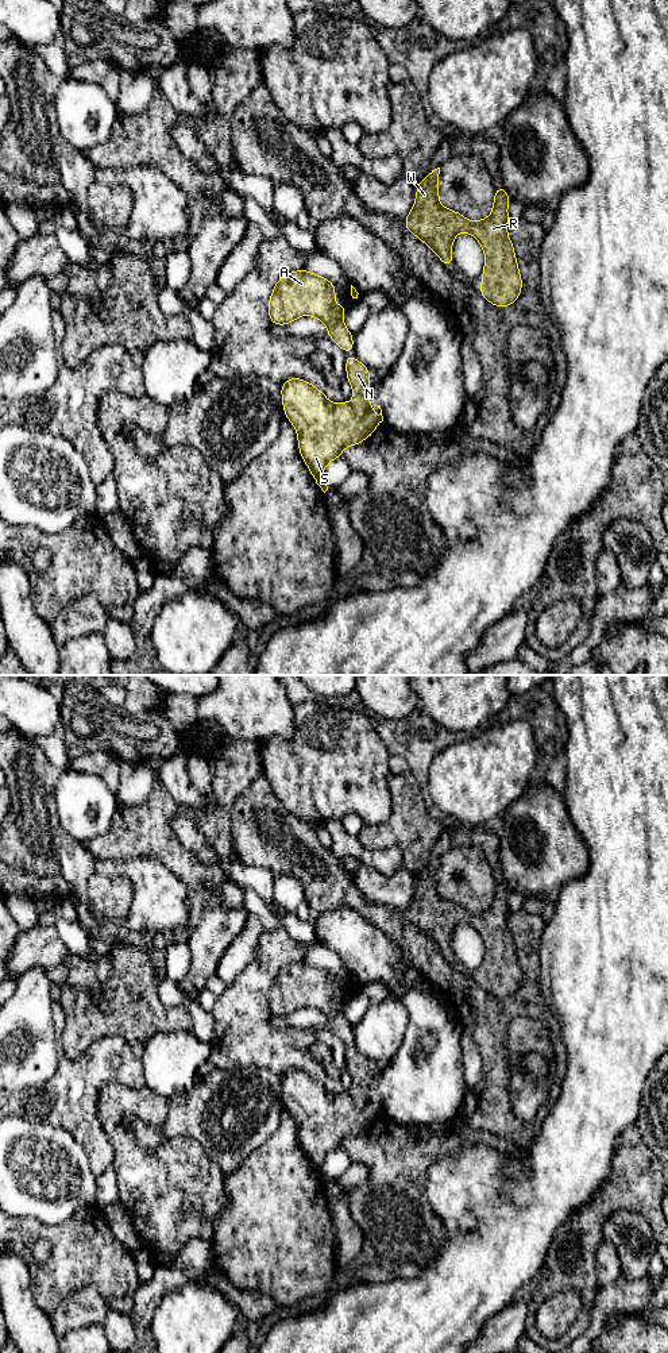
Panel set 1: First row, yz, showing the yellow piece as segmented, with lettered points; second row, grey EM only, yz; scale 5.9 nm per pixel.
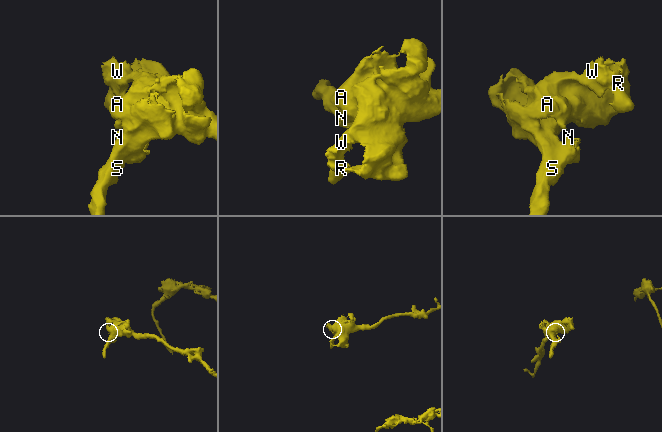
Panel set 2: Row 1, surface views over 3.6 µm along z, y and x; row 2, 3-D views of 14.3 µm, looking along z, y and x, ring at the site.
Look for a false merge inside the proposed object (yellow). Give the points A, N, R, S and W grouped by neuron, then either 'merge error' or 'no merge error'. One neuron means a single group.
A N R S W | no merge error

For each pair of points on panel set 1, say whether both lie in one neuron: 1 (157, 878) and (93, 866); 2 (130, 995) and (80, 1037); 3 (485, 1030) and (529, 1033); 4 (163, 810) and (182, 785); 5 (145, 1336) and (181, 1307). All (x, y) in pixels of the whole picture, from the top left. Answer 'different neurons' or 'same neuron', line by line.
1: same neuron
2: same neuron
3: different neurons
4: different neurons
5: different neurons

